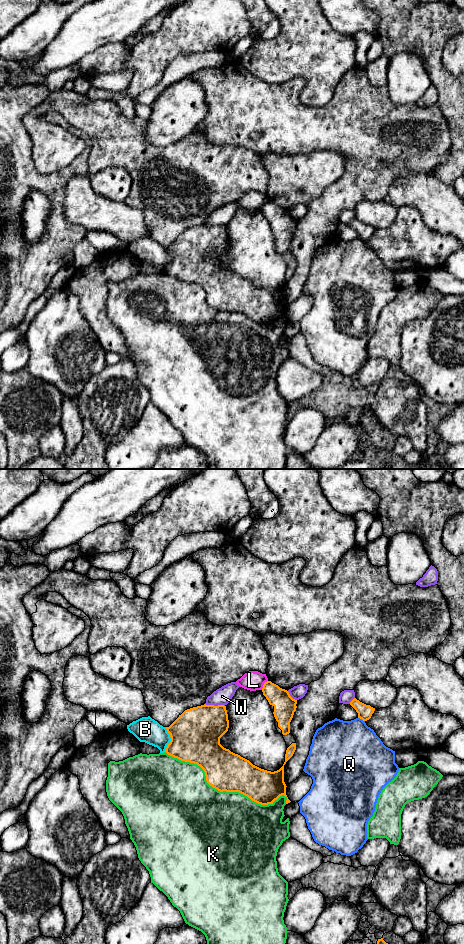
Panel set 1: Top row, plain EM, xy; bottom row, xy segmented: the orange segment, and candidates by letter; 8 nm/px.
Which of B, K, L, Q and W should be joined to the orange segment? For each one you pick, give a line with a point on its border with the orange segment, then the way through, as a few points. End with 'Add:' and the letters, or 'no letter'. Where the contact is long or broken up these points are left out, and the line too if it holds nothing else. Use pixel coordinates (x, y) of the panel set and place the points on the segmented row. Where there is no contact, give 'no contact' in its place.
Add: no letter

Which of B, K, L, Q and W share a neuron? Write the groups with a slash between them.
B / K / L / Q / W

